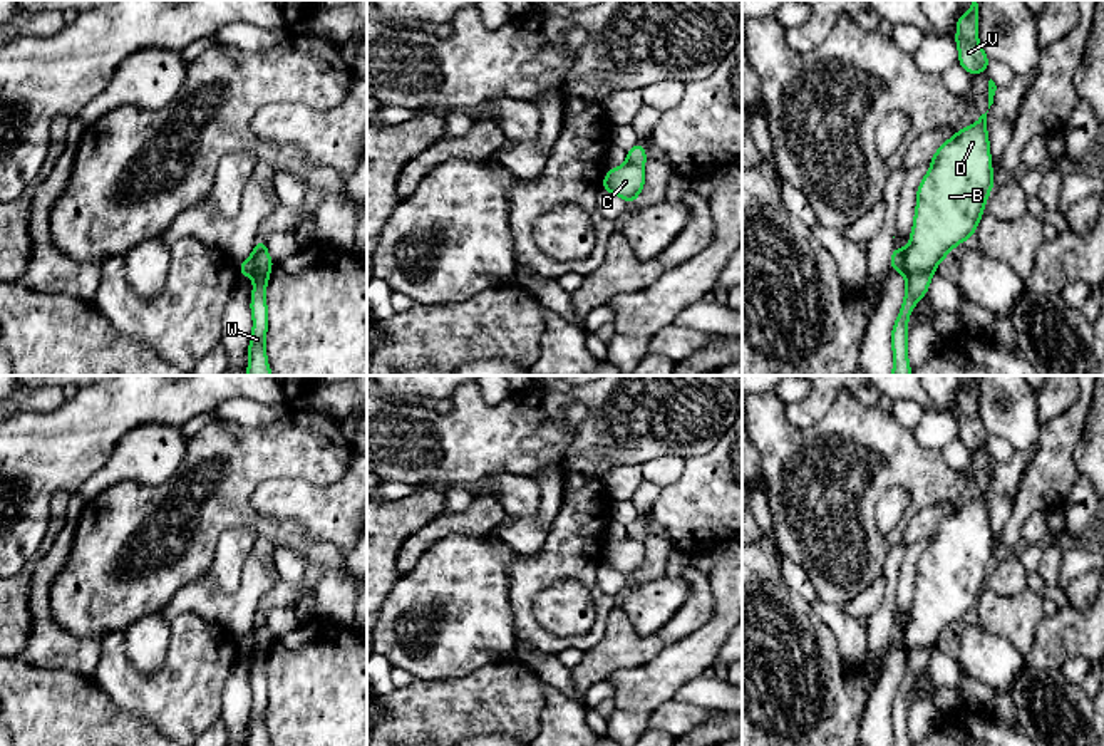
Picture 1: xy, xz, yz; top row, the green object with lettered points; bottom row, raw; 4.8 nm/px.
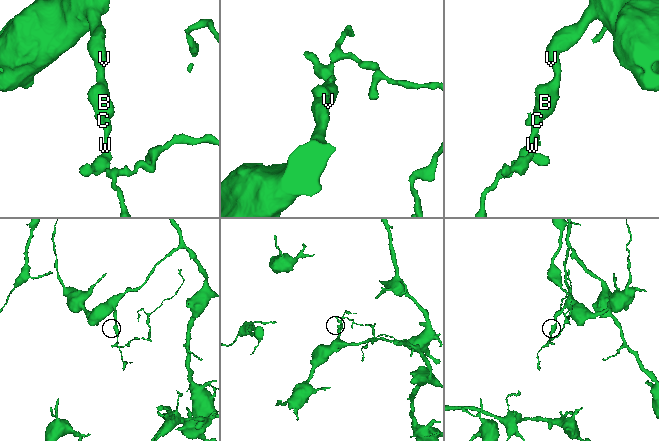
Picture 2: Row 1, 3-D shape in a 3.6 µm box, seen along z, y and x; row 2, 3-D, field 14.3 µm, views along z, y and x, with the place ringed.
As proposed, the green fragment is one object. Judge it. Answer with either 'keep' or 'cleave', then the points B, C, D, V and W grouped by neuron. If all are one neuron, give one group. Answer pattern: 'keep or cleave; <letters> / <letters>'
cleave; B C D V / W

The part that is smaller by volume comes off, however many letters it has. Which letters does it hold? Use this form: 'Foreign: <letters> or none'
Foreign: W

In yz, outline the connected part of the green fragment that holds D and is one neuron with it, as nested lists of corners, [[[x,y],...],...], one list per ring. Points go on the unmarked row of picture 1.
[[[985,488],[977,498],[960,503],[953,513],[940,520],[930,535],[930,547],[916,565],[913,604],[905,627],[906,649],[936,645],[957,620],[973,614],[993,562]]]

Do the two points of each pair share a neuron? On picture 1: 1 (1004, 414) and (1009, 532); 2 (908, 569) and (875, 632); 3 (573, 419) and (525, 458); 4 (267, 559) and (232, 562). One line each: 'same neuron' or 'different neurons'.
1: different neurons
2: different neurons
3: different neurons
4: different neurons

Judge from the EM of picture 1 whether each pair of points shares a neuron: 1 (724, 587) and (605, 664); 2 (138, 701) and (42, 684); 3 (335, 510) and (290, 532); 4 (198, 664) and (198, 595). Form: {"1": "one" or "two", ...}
{"1": "two", "2": "two", "3": "two", "4": "two"}

